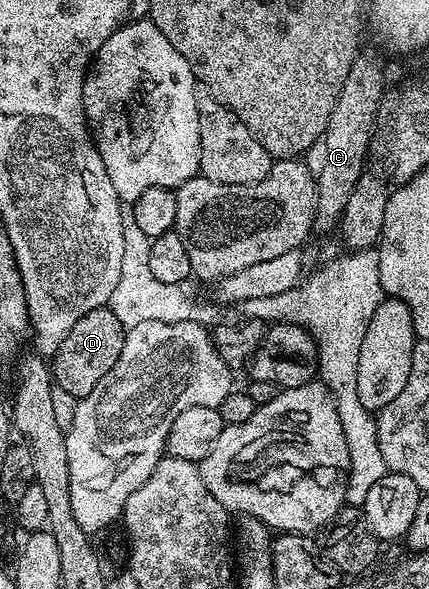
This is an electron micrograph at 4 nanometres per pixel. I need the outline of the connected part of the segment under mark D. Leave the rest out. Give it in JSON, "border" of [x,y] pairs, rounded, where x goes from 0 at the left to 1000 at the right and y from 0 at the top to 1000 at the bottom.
{"border":[[[238,521],[221,528],[203,528],[166,562],[156,562],[156,576],[138,582],[138,596],[119,606],[119,640],[131,659],[156,664],[156,671],[193,676],[221,664],[221,650],[268,623],[277,611],[277,596],[287,596],[294,553],[261,531],[261,523]]]}

